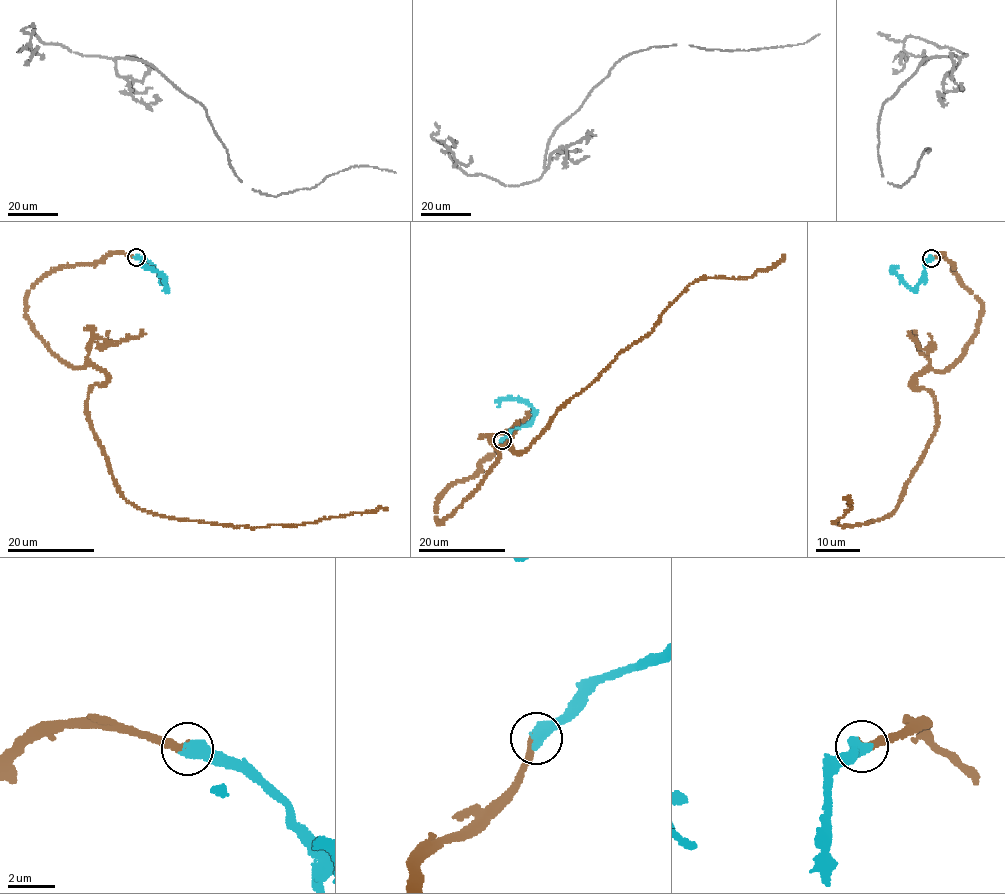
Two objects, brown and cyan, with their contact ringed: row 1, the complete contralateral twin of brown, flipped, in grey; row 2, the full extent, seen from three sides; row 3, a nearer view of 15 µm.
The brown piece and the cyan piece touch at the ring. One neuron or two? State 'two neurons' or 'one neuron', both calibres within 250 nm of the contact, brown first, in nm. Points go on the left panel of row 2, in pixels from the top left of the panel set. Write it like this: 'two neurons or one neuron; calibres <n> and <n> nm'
one neuron; calibres 280 and 600 nm

